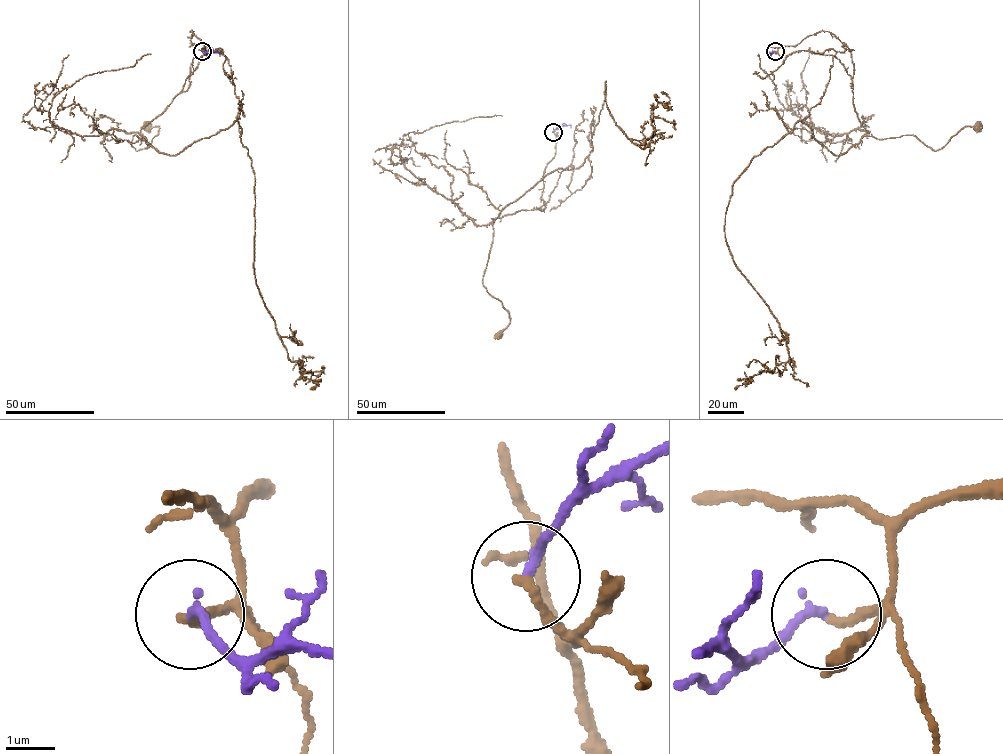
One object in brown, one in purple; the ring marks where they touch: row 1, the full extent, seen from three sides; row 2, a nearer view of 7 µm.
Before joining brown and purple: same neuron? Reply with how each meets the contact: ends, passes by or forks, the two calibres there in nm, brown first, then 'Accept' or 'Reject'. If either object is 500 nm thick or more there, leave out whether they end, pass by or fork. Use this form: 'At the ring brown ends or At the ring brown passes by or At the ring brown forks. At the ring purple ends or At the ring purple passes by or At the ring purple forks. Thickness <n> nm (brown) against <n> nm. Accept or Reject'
At the ring brown ends. At the ring purple ends. Thickness 170 nm (brown) against 190 nm. Reject

